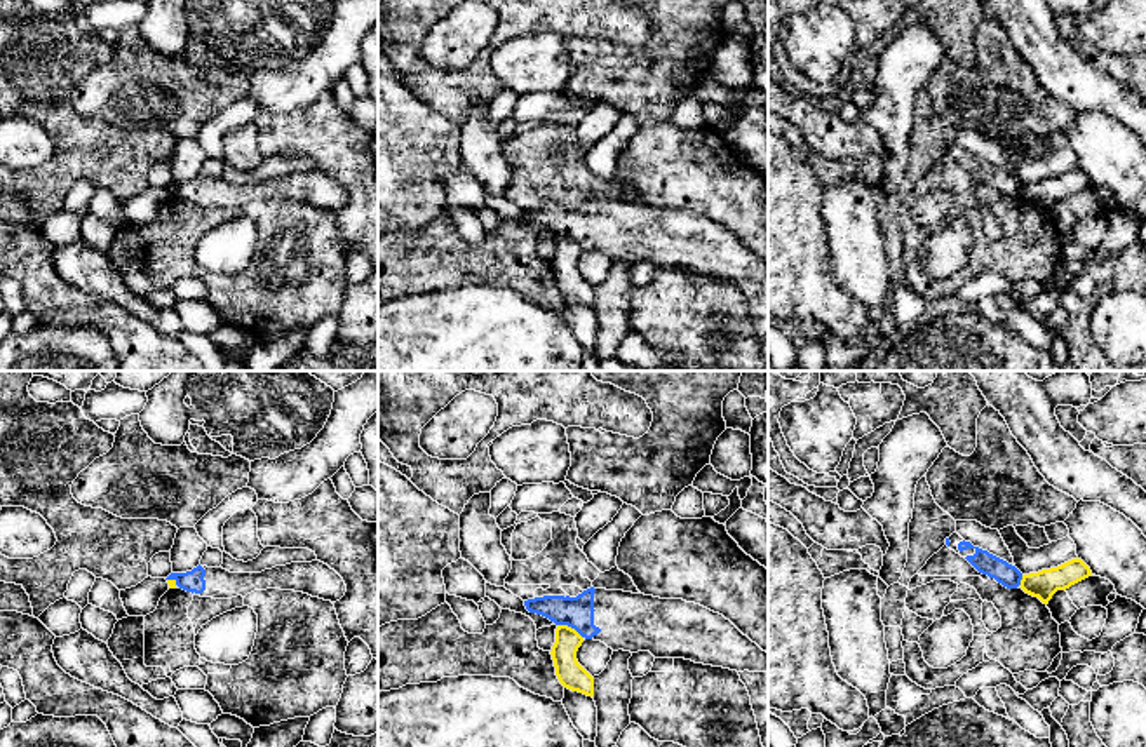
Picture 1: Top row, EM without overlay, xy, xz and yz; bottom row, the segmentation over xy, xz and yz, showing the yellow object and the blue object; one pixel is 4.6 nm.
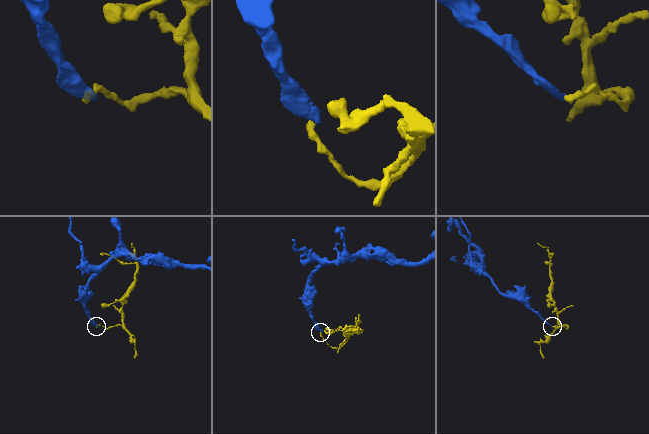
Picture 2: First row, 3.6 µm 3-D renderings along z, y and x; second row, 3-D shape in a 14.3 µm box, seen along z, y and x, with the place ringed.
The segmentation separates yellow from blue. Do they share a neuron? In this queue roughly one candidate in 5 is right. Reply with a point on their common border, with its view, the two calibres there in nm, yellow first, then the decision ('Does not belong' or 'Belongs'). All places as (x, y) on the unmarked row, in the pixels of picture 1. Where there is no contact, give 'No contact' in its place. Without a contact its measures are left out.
Touches yellow at xz (570, 237). Thickness 120 nm (yellow) against 140 nm. Does not belong

